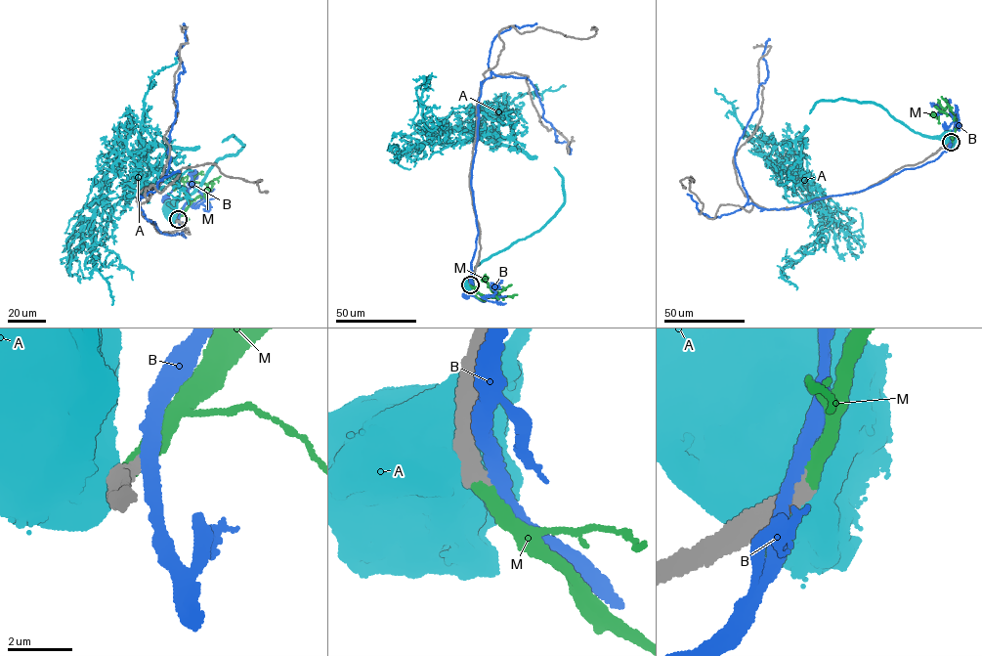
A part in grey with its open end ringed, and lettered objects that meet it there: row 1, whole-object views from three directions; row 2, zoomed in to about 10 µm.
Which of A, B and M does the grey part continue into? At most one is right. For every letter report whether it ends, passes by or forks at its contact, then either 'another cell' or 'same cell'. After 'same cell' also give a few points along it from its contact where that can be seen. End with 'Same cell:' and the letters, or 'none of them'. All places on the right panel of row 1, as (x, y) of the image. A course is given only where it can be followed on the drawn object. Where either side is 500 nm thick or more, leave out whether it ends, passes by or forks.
A: another cell
B: it passes by | another cell
M: same cell | via (951, 143), (955, 127), (949, 106), (936, 115), (929, 114)
Same cell: M

